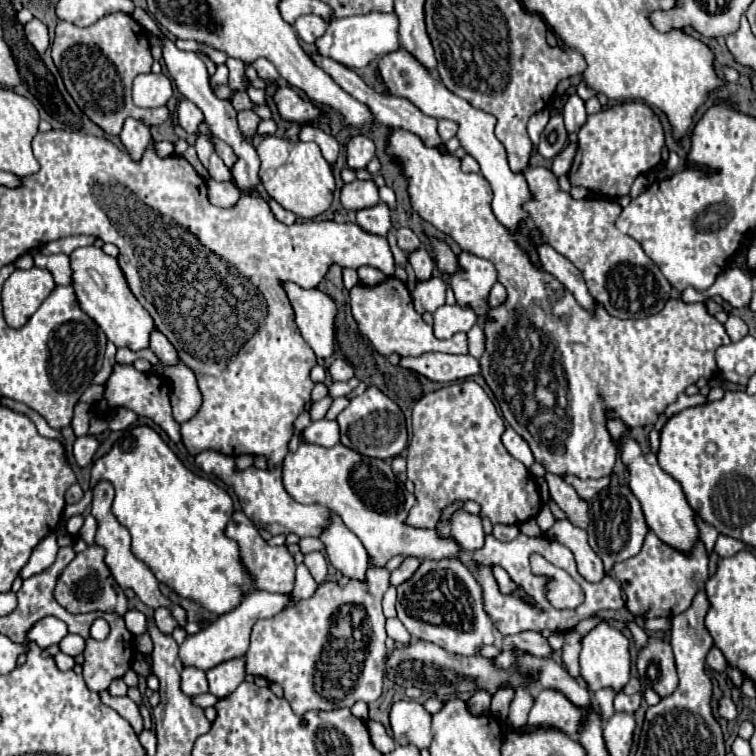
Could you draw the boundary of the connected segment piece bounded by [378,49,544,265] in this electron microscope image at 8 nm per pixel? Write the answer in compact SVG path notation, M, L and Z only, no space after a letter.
M398 49L394 53L388 53L380 59L378 63L380 67L380 75L386 83L386 87L390 89L392 95L398 95L398 97L404 97L404 99L410 99L422 113L430 115L430 117L444 117L444 119L452 119L460 125L458 129L458 139L462 143L462 147L466 149L468 155L472 155L480 169L482 169L482 175L488 179L492 191L494 191L494 199L492 199L492 211L496 215L496 219L510 231L512 239L516 241L518 247L522 247L526 251L526 255L530 257L530 261L534 265L540 265L540 259L538 259L538 251L536 247L544 243L544 235L532 227L528 235L522 233L522 223L530 225L530 215L528 211L524 209L524 205L534 197L530 195L530 187L524 179L522 173L514 173L510 171L508 167L508 157L506 157L506 149L504 145L496 139L494 135L494 125L496 125L496 119L476 107L472 107L468 101L464 101L462 97L454 95L452 91L448 91L444 87L442 81L438 81L430 71L426 71L408 51L404 49Z

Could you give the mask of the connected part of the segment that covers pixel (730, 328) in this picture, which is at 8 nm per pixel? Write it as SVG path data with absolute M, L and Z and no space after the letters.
M734 315L728 317L728 321L724 323L724 327L726 327L726 333L728 333L728 337L730 337L732 341L740 341L740 339L748 333L746 323L744 323L740 317L734 317Z

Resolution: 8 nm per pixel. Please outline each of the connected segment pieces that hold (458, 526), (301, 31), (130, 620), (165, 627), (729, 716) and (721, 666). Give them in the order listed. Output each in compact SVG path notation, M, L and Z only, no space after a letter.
M456 511L452 515L452 537L464 553L472 553L476 549L482 549L486 533L482 529L480 517L470 515L466 511Z
M302 15L296 23L294 29L298 31L298 37L304 43L314 43L316 39L320 39L326 33L328 23L324 19L320 19L318 15Z
M130 609L130 611L124 615L124 621L126 621L126 627L128 627L136 637L148 633L144 613L140 613L140 611L136 611L136 609Z
M160 607L160 609L154 611L154 623L166 635L170 635L176 629L176 621L174 621L174 617L170 615L170 611L166 607Z
M722 697L722 699L718 699L718 713L720 713L726 721L736 719L736 707L734 707L734 703L732 703L730 697Z
M712 647L712 649L710 649L706 663L708 663L714 671L718 671L718 673L724 673L724 671L728 669L728 663L726 663L726 659L724 659L722 651L720 651L720 649L716 649L716 647Z

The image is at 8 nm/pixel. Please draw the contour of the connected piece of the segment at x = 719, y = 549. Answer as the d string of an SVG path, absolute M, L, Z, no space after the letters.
M720 535L716 545L714 545L714 551L720 555L720 557L732 557L736 555L738 551L742 551L746 545L740 541L740 539L734 539L734 537L728 537L728 535Z

